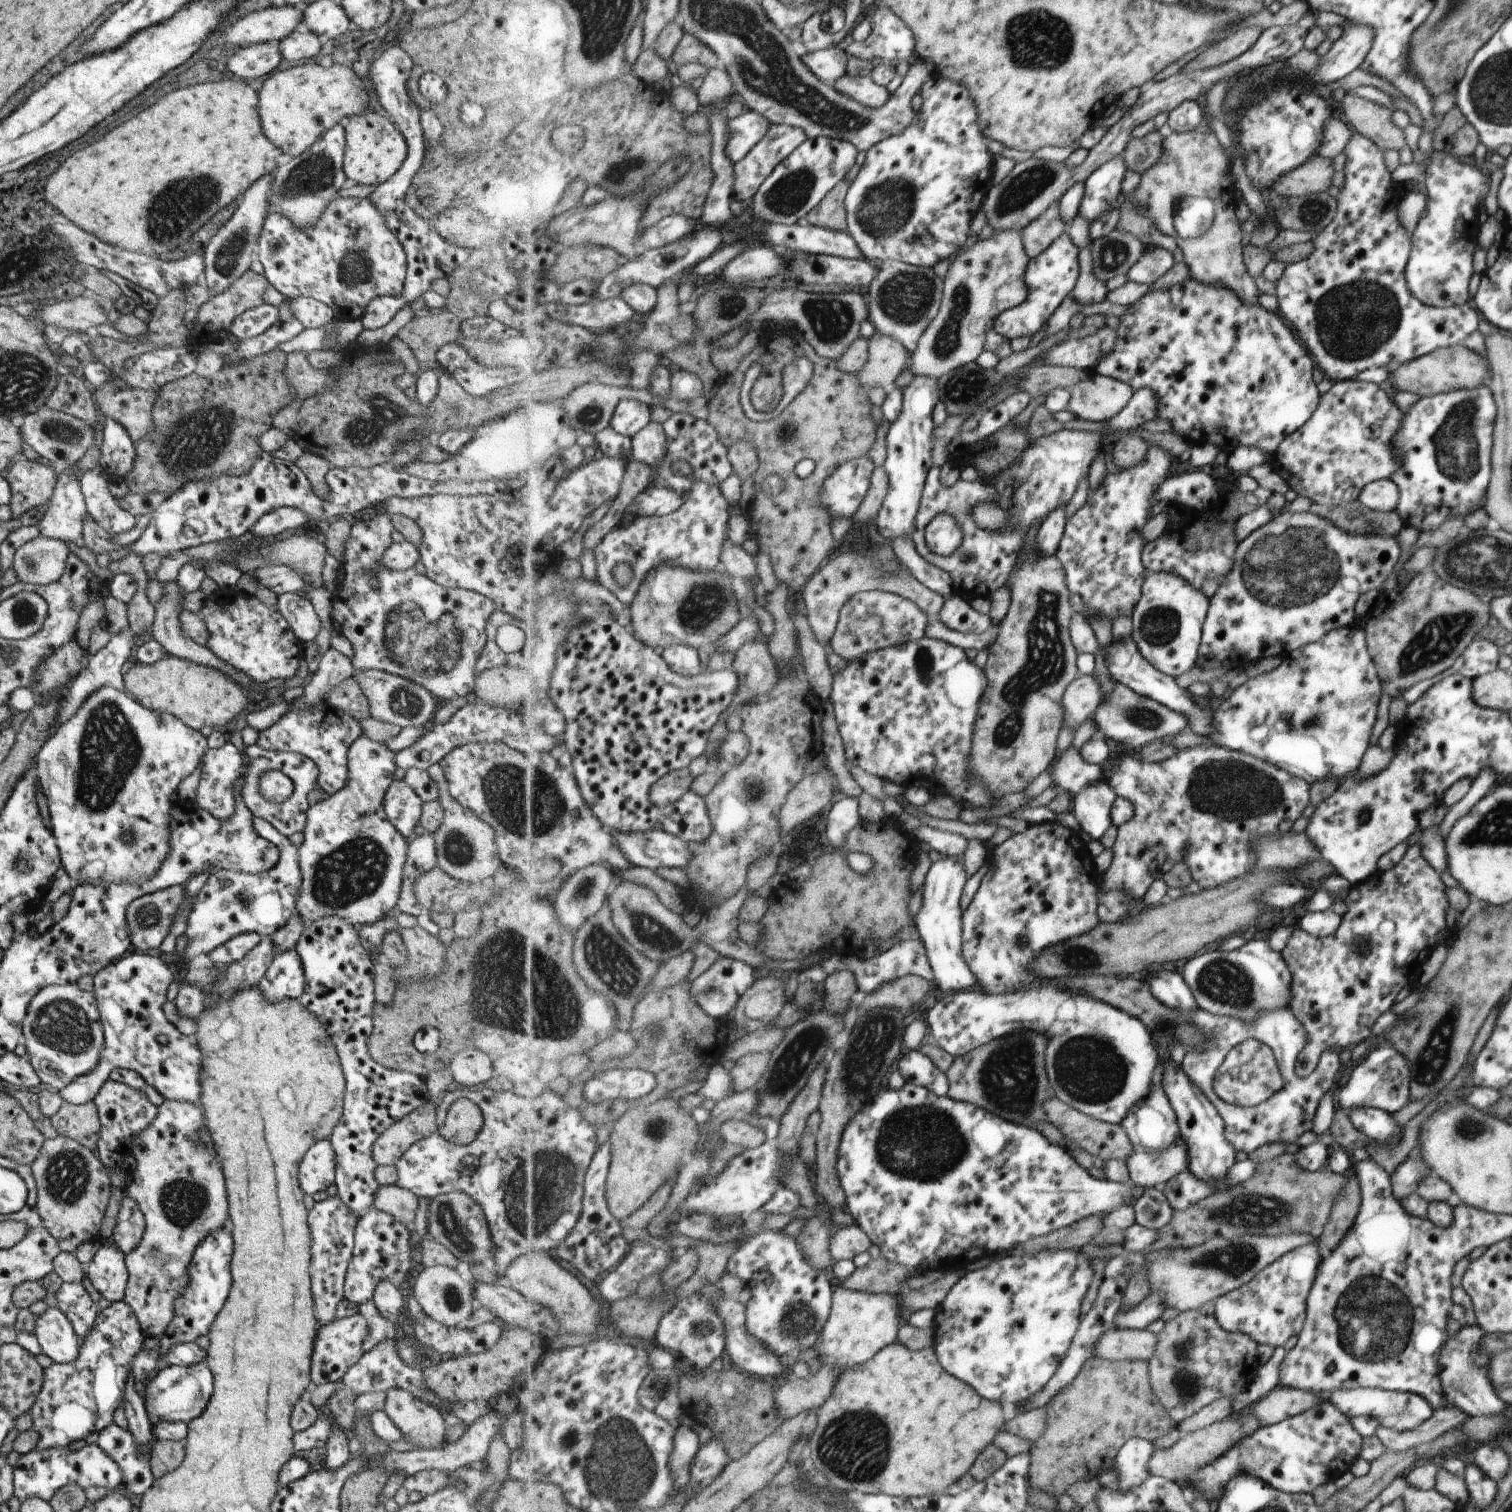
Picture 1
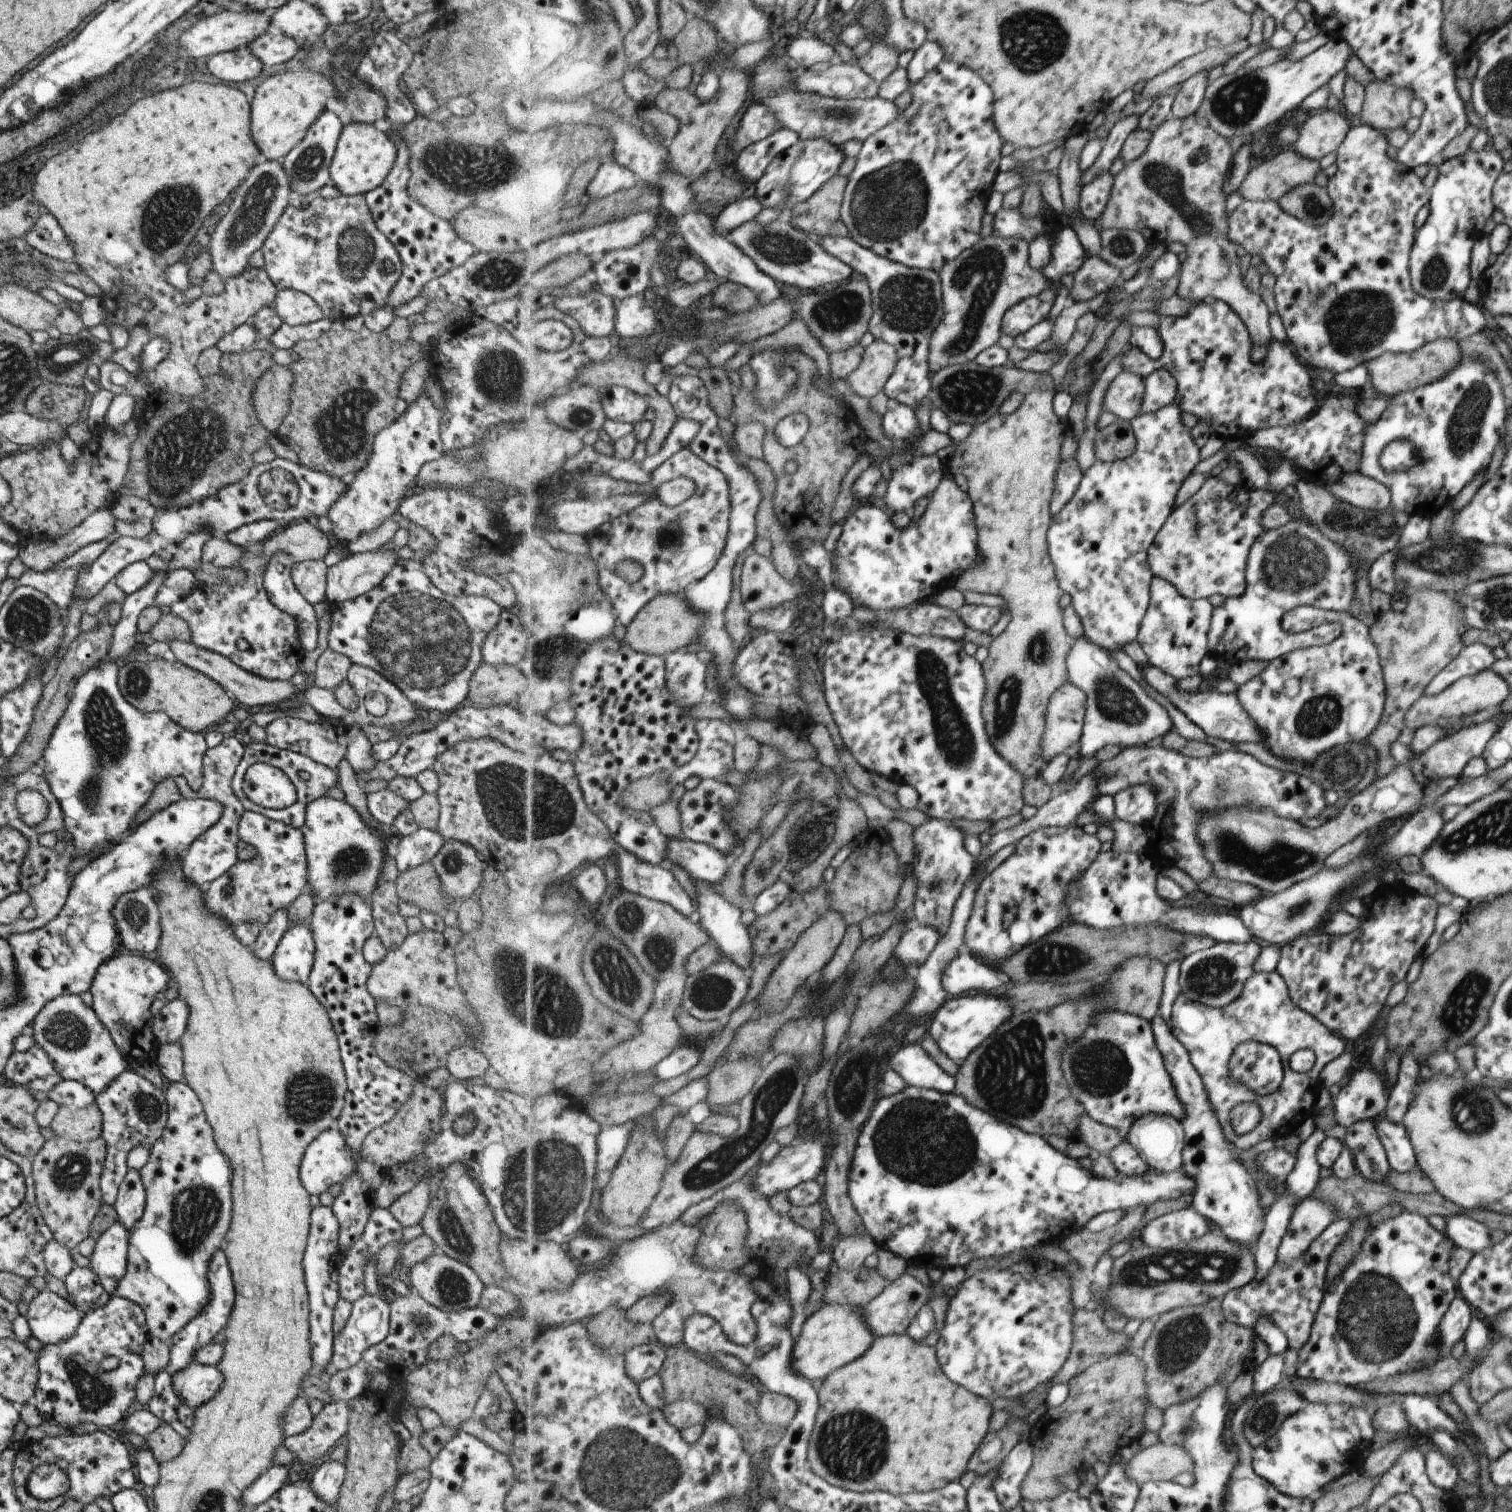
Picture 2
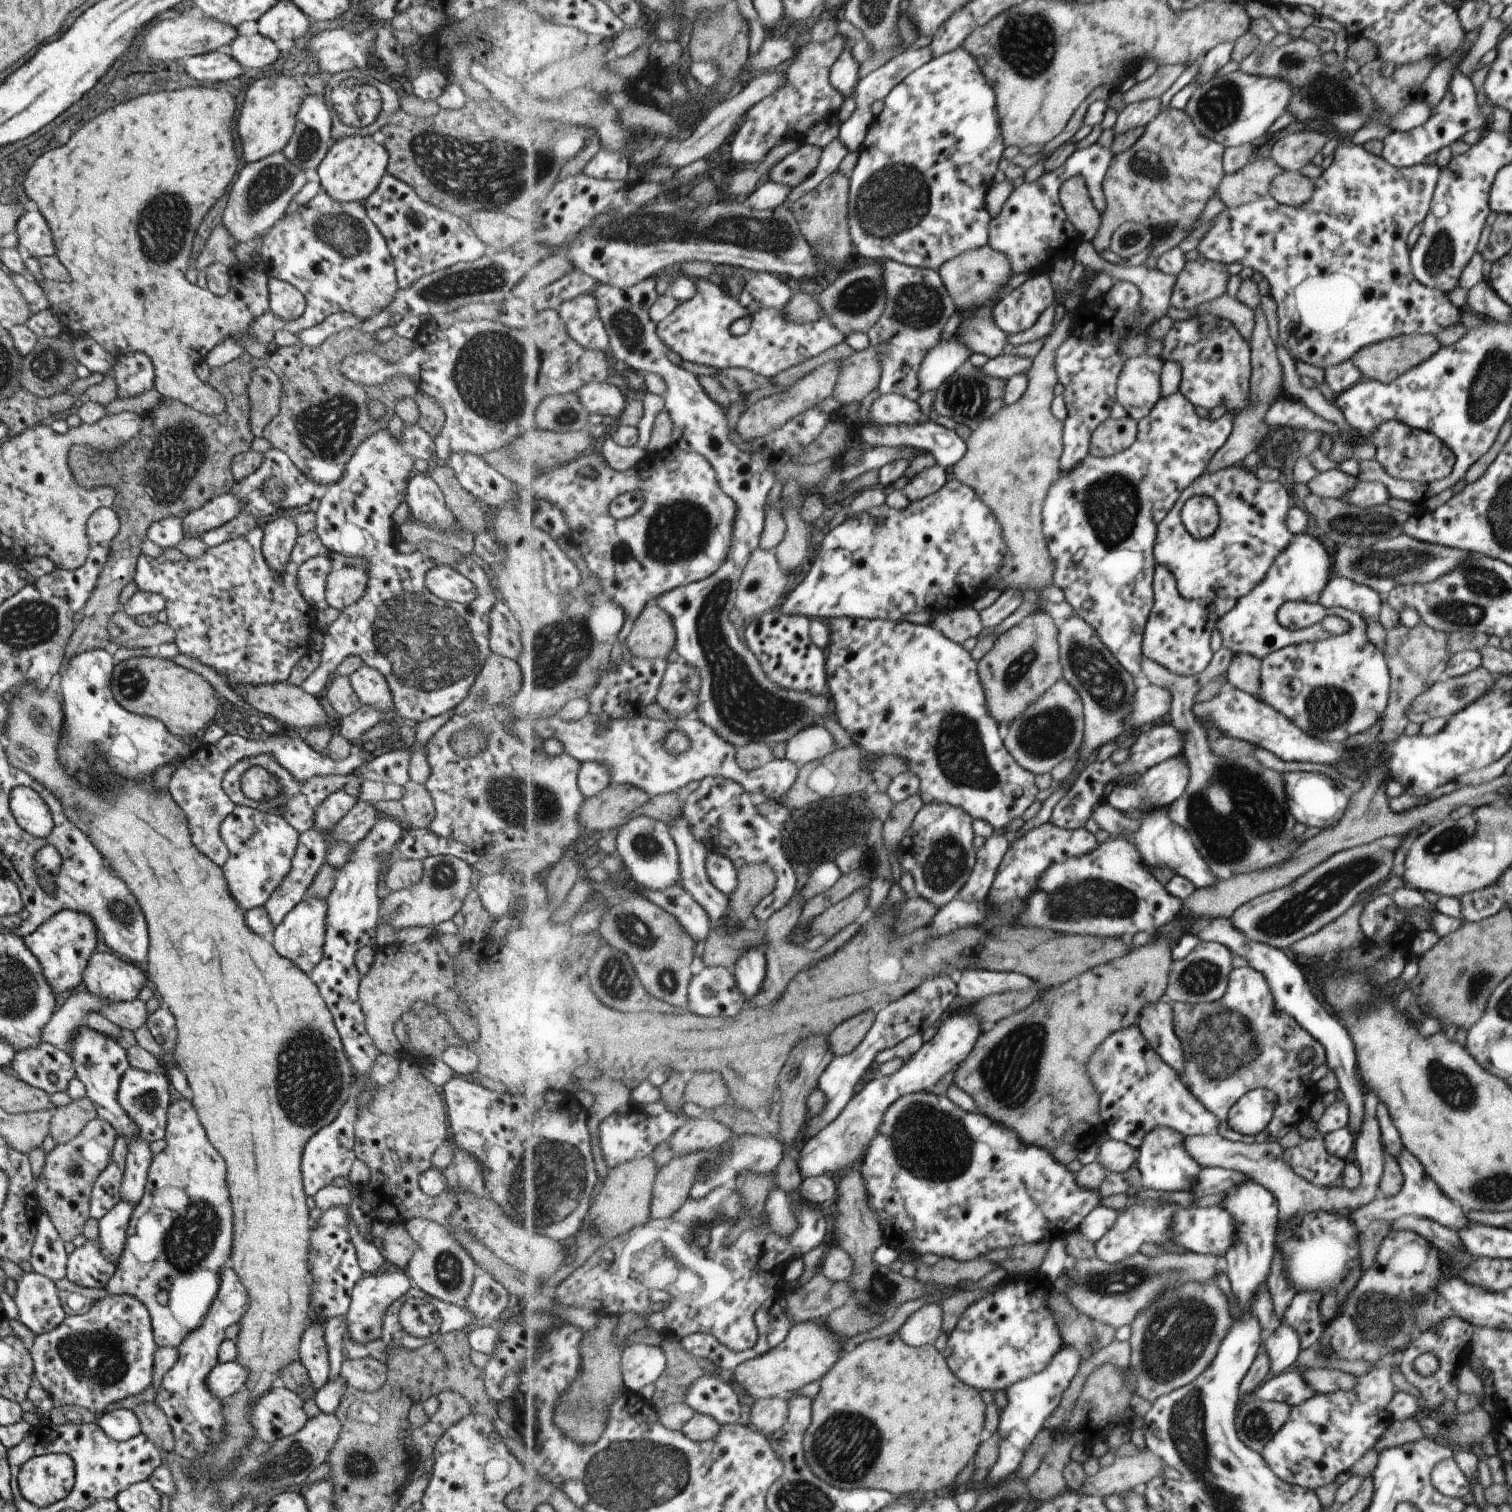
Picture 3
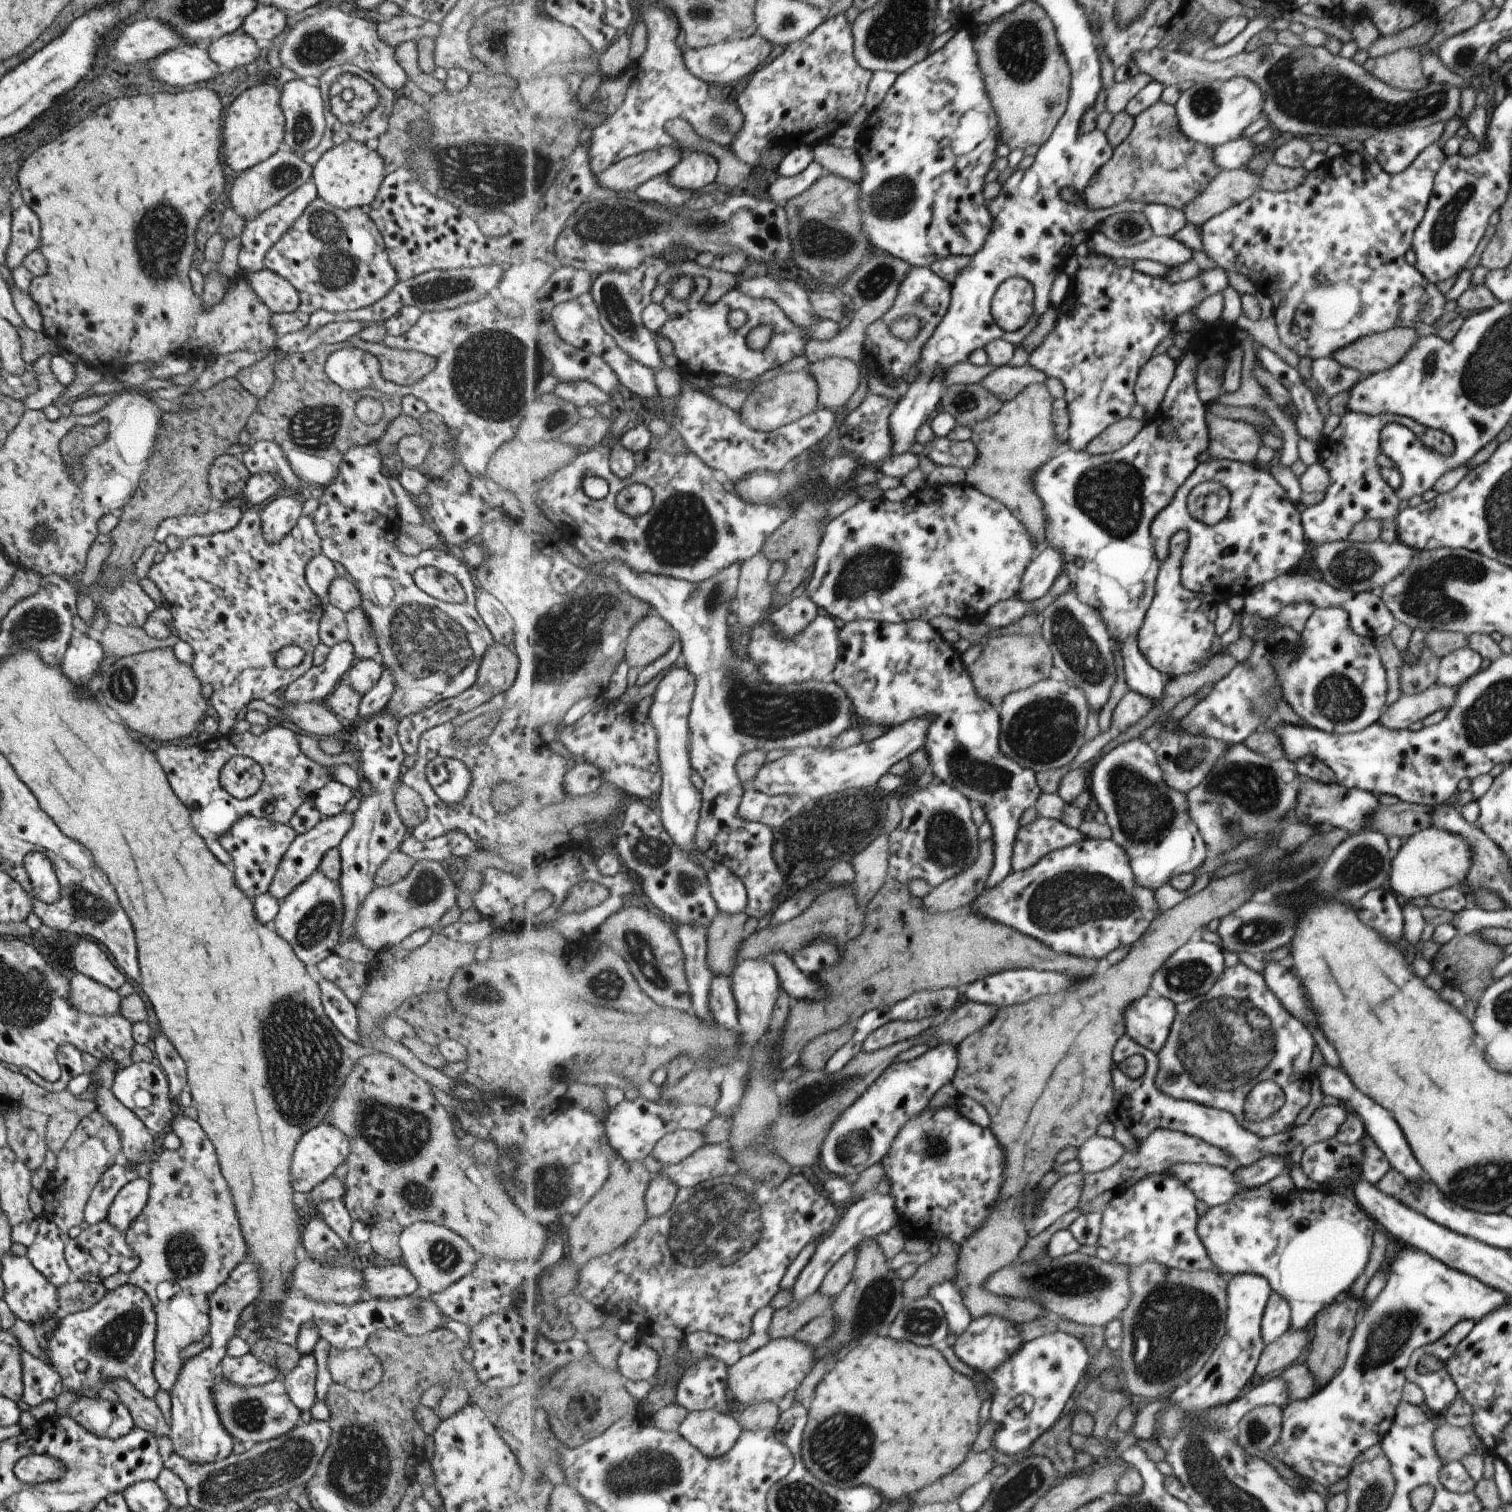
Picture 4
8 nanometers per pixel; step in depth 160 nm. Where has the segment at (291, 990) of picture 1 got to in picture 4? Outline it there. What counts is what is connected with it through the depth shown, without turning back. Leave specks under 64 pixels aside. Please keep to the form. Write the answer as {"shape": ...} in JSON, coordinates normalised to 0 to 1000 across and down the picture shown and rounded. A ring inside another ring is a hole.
{"shape":[[[207,575],[196,587],[194,587],[194,589],[191,590],[185,597],[183,605],[181,607],[179,612],[188,623],[191,623],[195,633],[201,639],[208,639],[212,635],[219,632],[220,628],[224,624],[226,608],[227,608],[227,595],[226,595],[224,583],[219,583],[218,581],[215,581],[215,578],[212,578],[211,575]]]}

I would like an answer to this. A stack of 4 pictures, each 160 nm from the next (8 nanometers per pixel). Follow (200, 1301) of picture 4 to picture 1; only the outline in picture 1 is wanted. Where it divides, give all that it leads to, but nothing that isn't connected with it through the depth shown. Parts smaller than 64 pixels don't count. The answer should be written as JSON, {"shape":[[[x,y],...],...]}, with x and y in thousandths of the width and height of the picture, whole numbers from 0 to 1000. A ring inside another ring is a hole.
{"shape":[[[108,728],[103,733],[103,739],[98,746],[87,753],[86,764],[90,767],[90,771],[87,774],[83,776],[83,782],[81,786],[82,790],[89,794],[95,806],[95,814],[92,823],[82,831],[85,845],[81,860],[87,864],[96,885],[105,885],[108,882],[114,871],[115,860],[122,853],[126,829],[134,819],[147,810],[150,804],[149,784],[144,770],[144,766],[142,762],[128,755],[132,749],[137,751],[132,731]]]}

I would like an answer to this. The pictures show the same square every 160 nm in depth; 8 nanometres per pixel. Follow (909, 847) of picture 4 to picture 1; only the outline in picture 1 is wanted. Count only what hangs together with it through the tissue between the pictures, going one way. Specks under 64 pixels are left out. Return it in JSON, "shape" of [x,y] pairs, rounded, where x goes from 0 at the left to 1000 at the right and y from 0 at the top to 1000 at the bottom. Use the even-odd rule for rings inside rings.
{"shape":[[[624,566],[615,573],[611,585],[610,598],[606,605],[606,613],[612,626],[618,649],[626,657],[647,653],[646,646],[638,634],[636,594],[640,585],[638,573],[636,570],[632,570],[630,567]]]}

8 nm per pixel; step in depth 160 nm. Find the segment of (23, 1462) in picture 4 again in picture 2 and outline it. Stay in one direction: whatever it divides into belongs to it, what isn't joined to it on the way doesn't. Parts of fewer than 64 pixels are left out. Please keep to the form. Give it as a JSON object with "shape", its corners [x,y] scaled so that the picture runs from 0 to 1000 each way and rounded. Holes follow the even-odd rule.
{"shape":[[[26,968],[17,978],[17,985],[22,991],[34,993],[34,991],[40,991],[44,985],[44,978],[42,974],[36,968]]]}

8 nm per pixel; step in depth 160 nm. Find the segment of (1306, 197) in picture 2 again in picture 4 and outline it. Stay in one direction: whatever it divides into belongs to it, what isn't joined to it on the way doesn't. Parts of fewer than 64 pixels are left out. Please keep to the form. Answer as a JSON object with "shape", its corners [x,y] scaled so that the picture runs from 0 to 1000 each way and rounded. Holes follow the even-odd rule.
{"shape":[[[840,106],[833,115],[833,122],[837,126],[849,127],[857,125],[864,117],[865,114],[861,110],[847,110]]]}

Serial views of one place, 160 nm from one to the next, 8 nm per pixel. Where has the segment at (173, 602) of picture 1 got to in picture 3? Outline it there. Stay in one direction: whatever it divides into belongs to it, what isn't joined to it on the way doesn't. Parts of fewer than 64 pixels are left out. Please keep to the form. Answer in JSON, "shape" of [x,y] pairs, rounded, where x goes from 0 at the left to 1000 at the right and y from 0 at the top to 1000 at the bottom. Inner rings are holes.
{"shape":[[[181,451],[175,453],[155,453],[153,455],[158,460],[161,464],[167,467],[170,471],[174,471],[177,474],[181,474],[182,476],[185,476],[186,479],[194,484],[196,481],[206,481],[206,480],[213,479],[218,475],[216,474],[214,468],[210,464],[210,462],[200,458],[199,454],[196,454],[190,452]]]}

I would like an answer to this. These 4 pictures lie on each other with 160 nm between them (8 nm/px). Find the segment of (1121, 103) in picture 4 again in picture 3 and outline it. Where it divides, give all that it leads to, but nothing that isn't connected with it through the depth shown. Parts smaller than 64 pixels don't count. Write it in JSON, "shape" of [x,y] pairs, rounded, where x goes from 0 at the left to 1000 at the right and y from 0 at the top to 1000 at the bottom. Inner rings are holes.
{"shape":[[[785,43],[767,44],[757,54],[753,54],[743,62],[745,69],[760,65],[767,65],[778,54],[779,52],[786,46]]]}

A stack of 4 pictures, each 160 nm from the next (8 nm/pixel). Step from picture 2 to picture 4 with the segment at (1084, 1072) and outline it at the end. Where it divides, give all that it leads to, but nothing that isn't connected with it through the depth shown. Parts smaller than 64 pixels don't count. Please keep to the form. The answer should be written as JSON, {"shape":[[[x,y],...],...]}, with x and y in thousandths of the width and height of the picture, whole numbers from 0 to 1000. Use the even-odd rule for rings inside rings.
{"shape":[[[746,684],[739,689],[737,696],[736,696],[736,701],[737,701],[736,718],[738,732],[735,738],[738,737],[751,754],[760,753],[760,750],[762,748],[765,748],[765,746],[782,749],[789,753],[793,753],[796,755],[801,757],[801,758],[805,758],[812,765],[812,769],[815,771],[815,774],[827,771],[836,765],[853,764],[858,757],[863,760],[864,758],[882,753],[891,739],[890,734],[887,733],[887,729],[884,731],[874,731],[867,737],[863,743],[855,743],[849,749],[845,749],[845,750],[841,750],[837,753],[833,753],[833,751],[828,750],[821,741],[814,735],[797,732],[792,729],[778,728],[768,722],[765,719],[765,710],[767,710],[767,698],[752,690]],[[751,697],[754,697],[757,700],[758,708],[755,712],[749,714],[741,709],[740,704]]]}

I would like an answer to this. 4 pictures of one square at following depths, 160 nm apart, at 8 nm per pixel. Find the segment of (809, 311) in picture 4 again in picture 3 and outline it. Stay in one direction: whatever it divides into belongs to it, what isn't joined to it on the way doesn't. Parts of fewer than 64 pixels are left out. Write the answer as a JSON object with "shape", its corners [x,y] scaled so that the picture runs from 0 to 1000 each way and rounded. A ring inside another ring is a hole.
{"shape":[[[485,177],[487,183],[491,183],[493,187],[489,194],[489,199],[497,208],[503,204],[513,204],[518,206],[526,194],[515,182],[505,179],[497,179],[490,177]]]}

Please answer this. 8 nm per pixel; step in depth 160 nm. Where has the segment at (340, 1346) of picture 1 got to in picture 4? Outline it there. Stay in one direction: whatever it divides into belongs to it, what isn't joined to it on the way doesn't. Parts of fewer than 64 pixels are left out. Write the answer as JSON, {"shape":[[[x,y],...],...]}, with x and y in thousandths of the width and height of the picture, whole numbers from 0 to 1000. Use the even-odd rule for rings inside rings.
{"shape":[[[265,835],[256,837],[240,839],[241,854],[246,859],[263,859],[276,854],[278,853],[273,843]]]}

